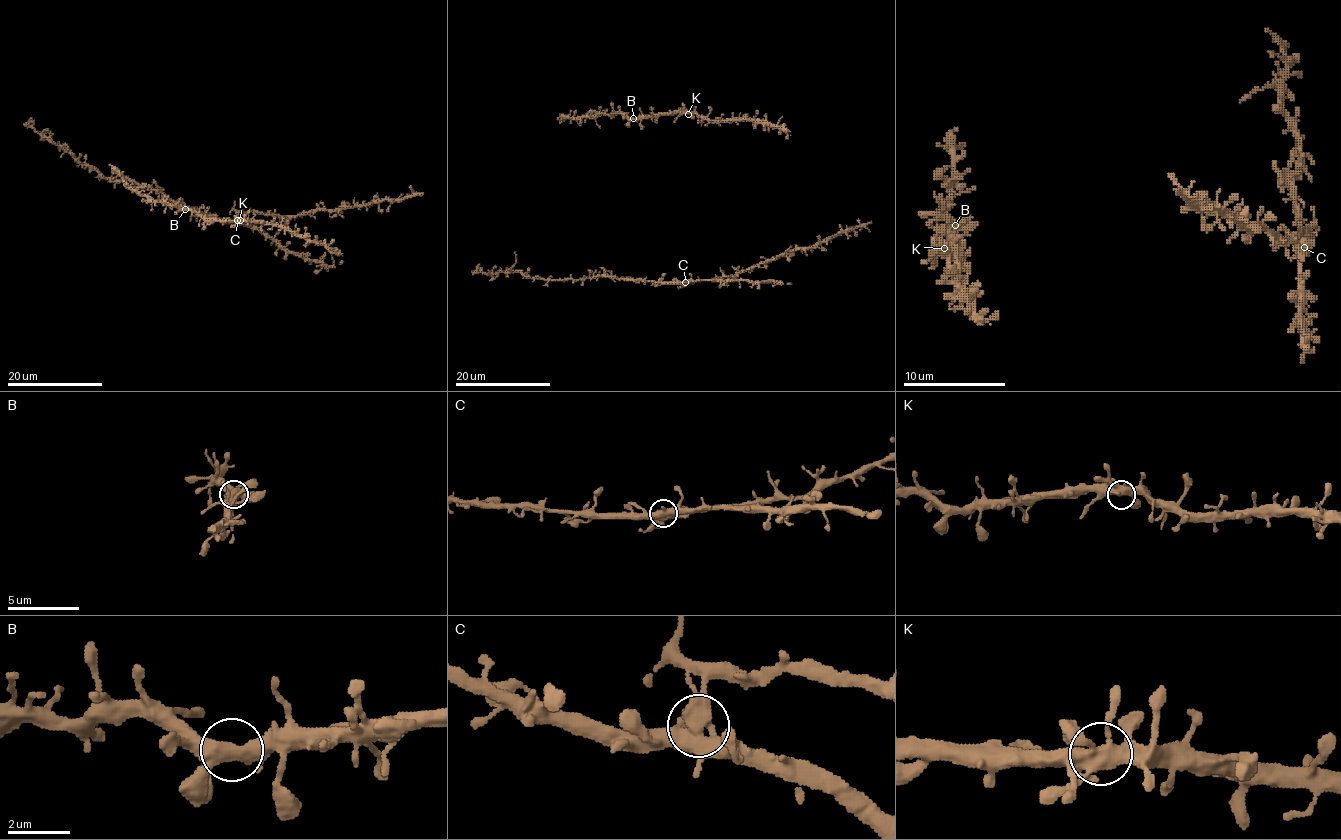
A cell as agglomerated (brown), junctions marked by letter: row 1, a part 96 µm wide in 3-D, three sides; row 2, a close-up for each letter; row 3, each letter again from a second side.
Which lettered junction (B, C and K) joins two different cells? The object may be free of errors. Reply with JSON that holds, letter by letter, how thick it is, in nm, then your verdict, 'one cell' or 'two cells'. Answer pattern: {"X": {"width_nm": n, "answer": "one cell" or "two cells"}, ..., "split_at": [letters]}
{"B": {"width_nm": 440, "answer": "one cell"}, "C": {"width_nm": 480, "answer": "one cell"}, "K": {"width_nm": 460, "answer": "one cell"}, "split_at": []}

